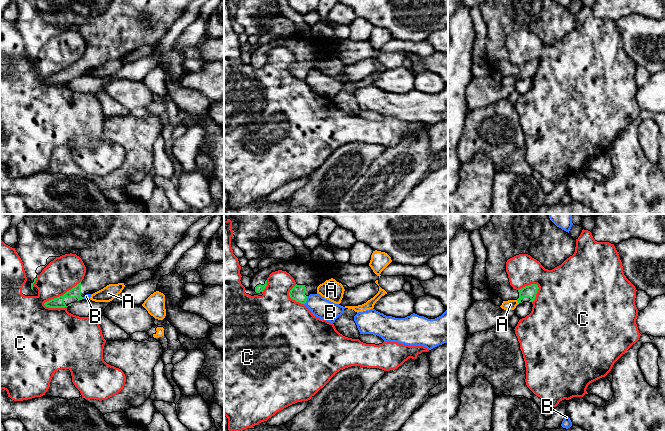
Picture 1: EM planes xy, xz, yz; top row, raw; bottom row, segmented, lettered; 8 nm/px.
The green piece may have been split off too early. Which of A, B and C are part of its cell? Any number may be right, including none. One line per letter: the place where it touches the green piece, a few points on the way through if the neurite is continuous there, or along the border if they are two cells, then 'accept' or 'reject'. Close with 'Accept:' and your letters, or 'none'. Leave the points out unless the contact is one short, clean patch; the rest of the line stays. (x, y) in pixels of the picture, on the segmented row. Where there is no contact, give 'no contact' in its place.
A: yz (518, 302) | along yz (516, 300), (518, 303) | reject
B: xz (306, 300) | along xz (308, 296), (304, 304) | reject
C: xy (62, 295) | reject
Accept: none

